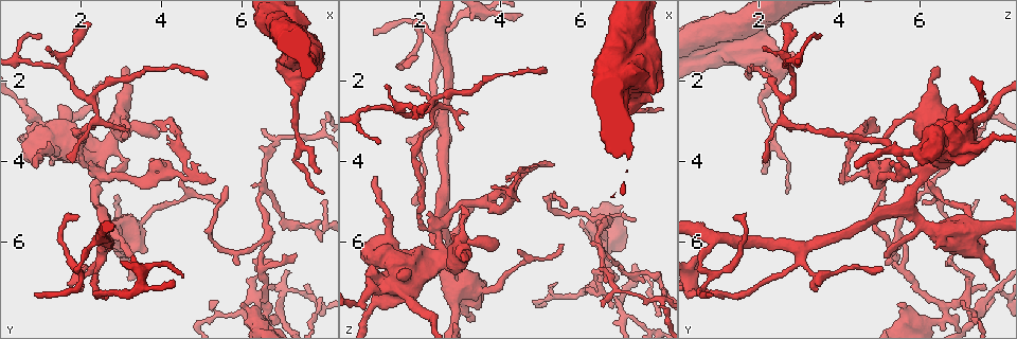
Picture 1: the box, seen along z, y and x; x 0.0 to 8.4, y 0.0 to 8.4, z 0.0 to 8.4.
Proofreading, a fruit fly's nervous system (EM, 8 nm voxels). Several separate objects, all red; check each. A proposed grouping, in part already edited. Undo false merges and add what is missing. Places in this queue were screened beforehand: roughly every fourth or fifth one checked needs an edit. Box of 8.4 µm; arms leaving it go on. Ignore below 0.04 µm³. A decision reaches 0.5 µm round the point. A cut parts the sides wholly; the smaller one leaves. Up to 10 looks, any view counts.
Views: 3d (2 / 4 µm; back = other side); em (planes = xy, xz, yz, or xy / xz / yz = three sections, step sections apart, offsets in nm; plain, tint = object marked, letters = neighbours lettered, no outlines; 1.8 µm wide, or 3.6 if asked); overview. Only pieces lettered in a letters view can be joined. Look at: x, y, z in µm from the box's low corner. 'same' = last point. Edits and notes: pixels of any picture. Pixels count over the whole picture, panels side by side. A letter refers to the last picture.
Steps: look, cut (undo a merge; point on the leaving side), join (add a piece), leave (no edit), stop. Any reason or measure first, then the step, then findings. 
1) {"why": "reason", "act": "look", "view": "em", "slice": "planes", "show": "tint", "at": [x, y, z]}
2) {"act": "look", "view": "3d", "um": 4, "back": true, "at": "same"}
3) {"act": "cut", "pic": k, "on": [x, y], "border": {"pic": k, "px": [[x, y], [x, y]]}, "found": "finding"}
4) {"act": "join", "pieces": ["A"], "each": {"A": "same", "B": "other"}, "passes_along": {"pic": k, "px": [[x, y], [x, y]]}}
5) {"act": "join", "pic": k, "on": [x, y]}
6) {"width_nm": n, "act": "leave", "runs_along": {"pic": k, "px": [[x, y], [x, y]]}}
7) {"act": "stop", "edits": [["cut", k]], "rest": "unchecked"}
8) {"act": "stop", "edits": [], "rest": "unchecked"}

{"why": "free end", "act": "look", "view": "3d", "um": 4, "back": true, "at": [5.60, 4.65, 5.20]}

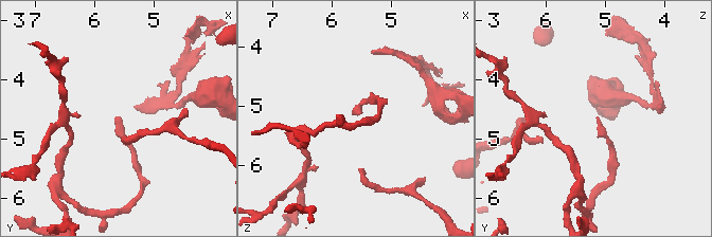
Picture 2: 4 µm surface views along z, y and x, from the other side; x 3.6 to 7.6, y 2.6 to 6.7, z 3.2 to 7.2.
{"why": "need the tissue", "act": "look", "view": "em", "slice": "planes", "show": "tint", "at": [5.60, 4.65, 5.15]}

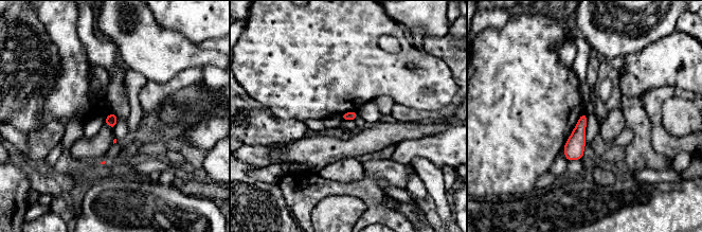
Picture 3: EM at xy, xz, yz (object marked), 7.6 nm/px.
{"why": "what lies round it", "act": "look", "view": "em", "slice": "planes", "show": "letters", "at": "same"}

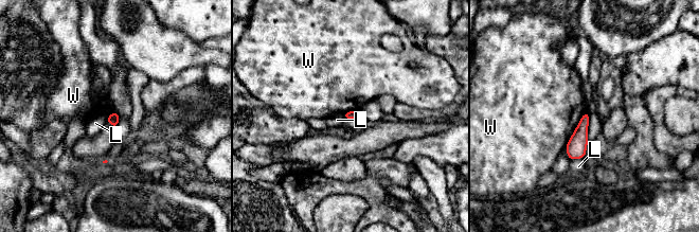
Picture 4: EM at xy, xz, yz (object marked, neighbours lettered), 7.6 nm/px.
{"width_nm": 70, "act": "leave", "each": {"L": "other", "W": "other"}, "border": {"pic": 4, "px": [[584, 158], [575, 158], [570, 161]]}, "found": "none of them fits"}

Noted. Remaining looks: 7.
{"why": "calibre changes", "act": "look", "view": "em", "slice": "yz", "step": 8, "show": "letters", "at": [6.60, 7.65, 6.60]}

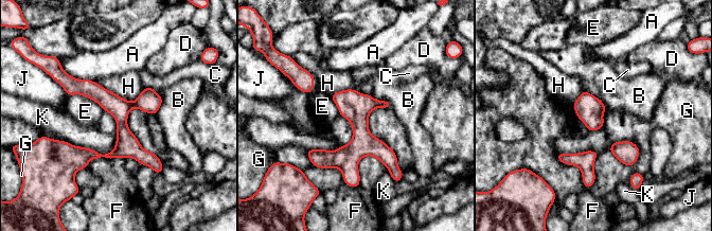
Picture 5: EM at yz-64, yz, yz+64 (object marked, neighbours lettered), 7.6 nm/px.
{"act": "leave", "each": {"A": "other", "B": "other", "C": "other", "D": "other", "E": "other", "F": "other", "G": "other", "H": "other", "J": "other", "K": "other"}, "runs_along": {"pic": 5, "px": [[159, 99], [122, 113], [112, 155], [69, 153]]}, "found": "all the same neuron"}

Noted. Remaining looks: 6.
{"why": "thin neck", "act": "look", "view": "em", "slice": "yz", "step": 16, "show": "letters", "at": [6.65, 6.10, 5.65]}

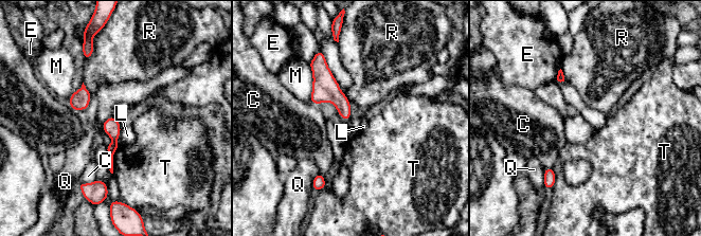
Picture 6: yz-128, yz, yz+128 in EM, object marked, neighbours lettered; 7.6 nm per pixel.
{"longest_contact_nm": ["M", 300], "act": "leave", "each": {"C": "other", "E": "other", "L": "other", "M": "other", "Q": "other", "R": "other", "T": "other"}, "found": "continuous, no second neuron"}

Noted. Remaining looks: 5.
{"why": "tapers out", "act": "look", "view": "em", "slice": "planes", "show": "tint", "at": [0.90, 4.20, 4.35]}

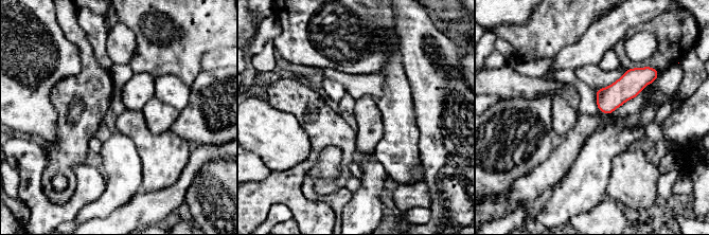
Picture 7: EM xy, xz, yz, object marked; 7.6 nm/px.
{"act": "look", "view": "em", "slice": "planes", "show": "letters", "at": "same"}

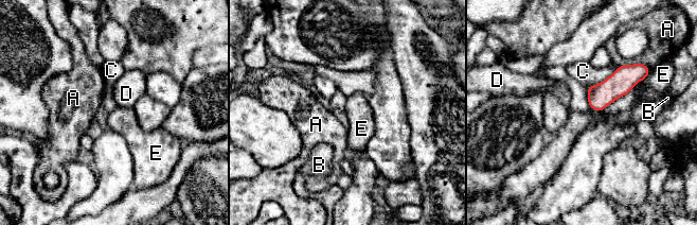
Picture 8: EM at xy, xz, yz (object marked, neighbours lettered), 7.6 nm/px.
{"longest_contact_nm": ["E", 300], "act": "leave", "each": {"A": "other", "B": "other", "C": "other", "D": "other", "E": "other"}, "border": {"pic": 8, "px": [[631, 89], [599, 111]]}, "found": "no lettered piece goes on from it"}

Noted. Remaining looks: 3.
{"act": "stop", "edits": [], "rest": "unchecked"}

